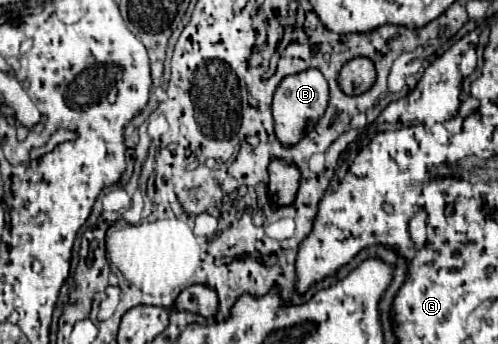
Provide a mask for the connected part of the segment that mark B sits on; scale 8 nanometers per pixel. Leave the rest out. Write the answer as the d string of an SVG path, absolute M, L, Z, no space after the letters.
M309 68L299 74L285 76L279 82L273 96L273 120L275 120L275 134L279 142L285 146L297 144L299 138L305 134L307 126L317 122L317 118L325 114L327 100L329 100L329 86L325 76L317 68Z

